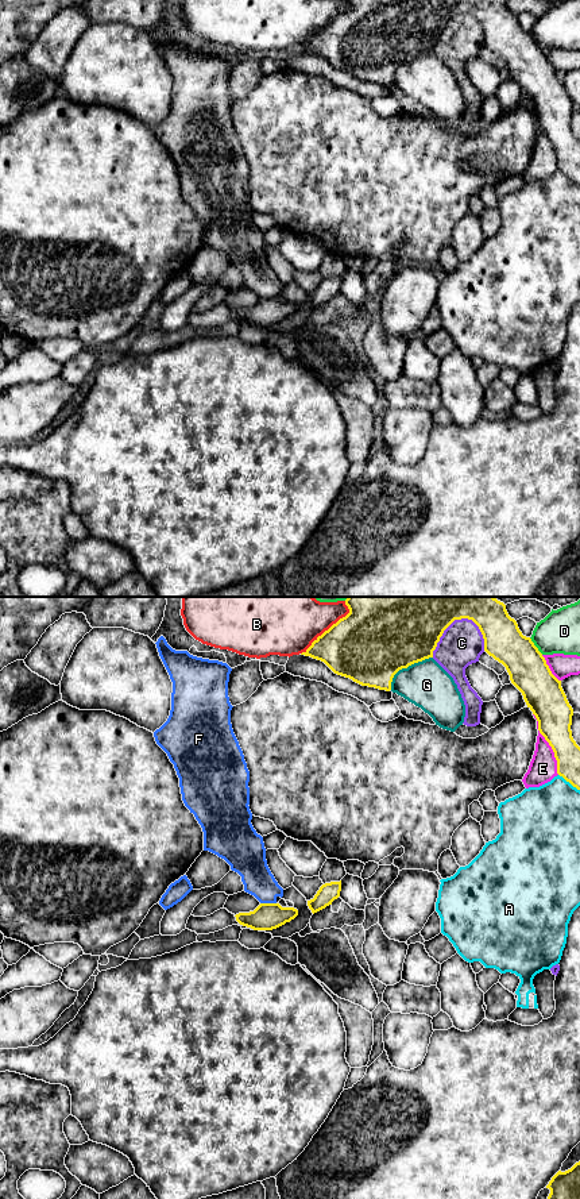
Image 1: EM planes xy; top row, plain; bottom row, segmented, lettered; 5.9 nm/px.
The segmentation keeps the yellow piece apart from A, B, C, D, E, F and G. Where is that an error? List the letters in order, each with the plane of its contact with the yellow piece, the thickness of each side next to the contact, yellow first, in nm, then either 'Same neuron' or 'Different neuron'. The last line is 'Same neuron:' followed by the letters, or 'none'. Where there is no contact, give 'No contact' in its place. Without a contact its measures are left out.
A: Touches yellow in xy. Thickness 160 nm (yellow) against 380 nm. Different neuron
B: Touches yellow in xy. Thickness 440 nm (yellow) against 380 nm. Different neuron
C: Touches yellow in xy. Thickness 500 nm (yellow) against 260 nm. Different neuron
D: Touches yellow in xy. Thickness 240 nm (yellow) against 240 nm. Different neuron
E: Touches yellow in xy. Thickness 220 nm (yellow) against 170 nm. Different neuron
F: Touches yellow in xy. Thickness 160 nm (yellow) against 180 nm. Different neuron
G: Touches yellow in xy. Thickness 500 nm (yellow) against 280 nm. Different neuron
Same neuron: none

